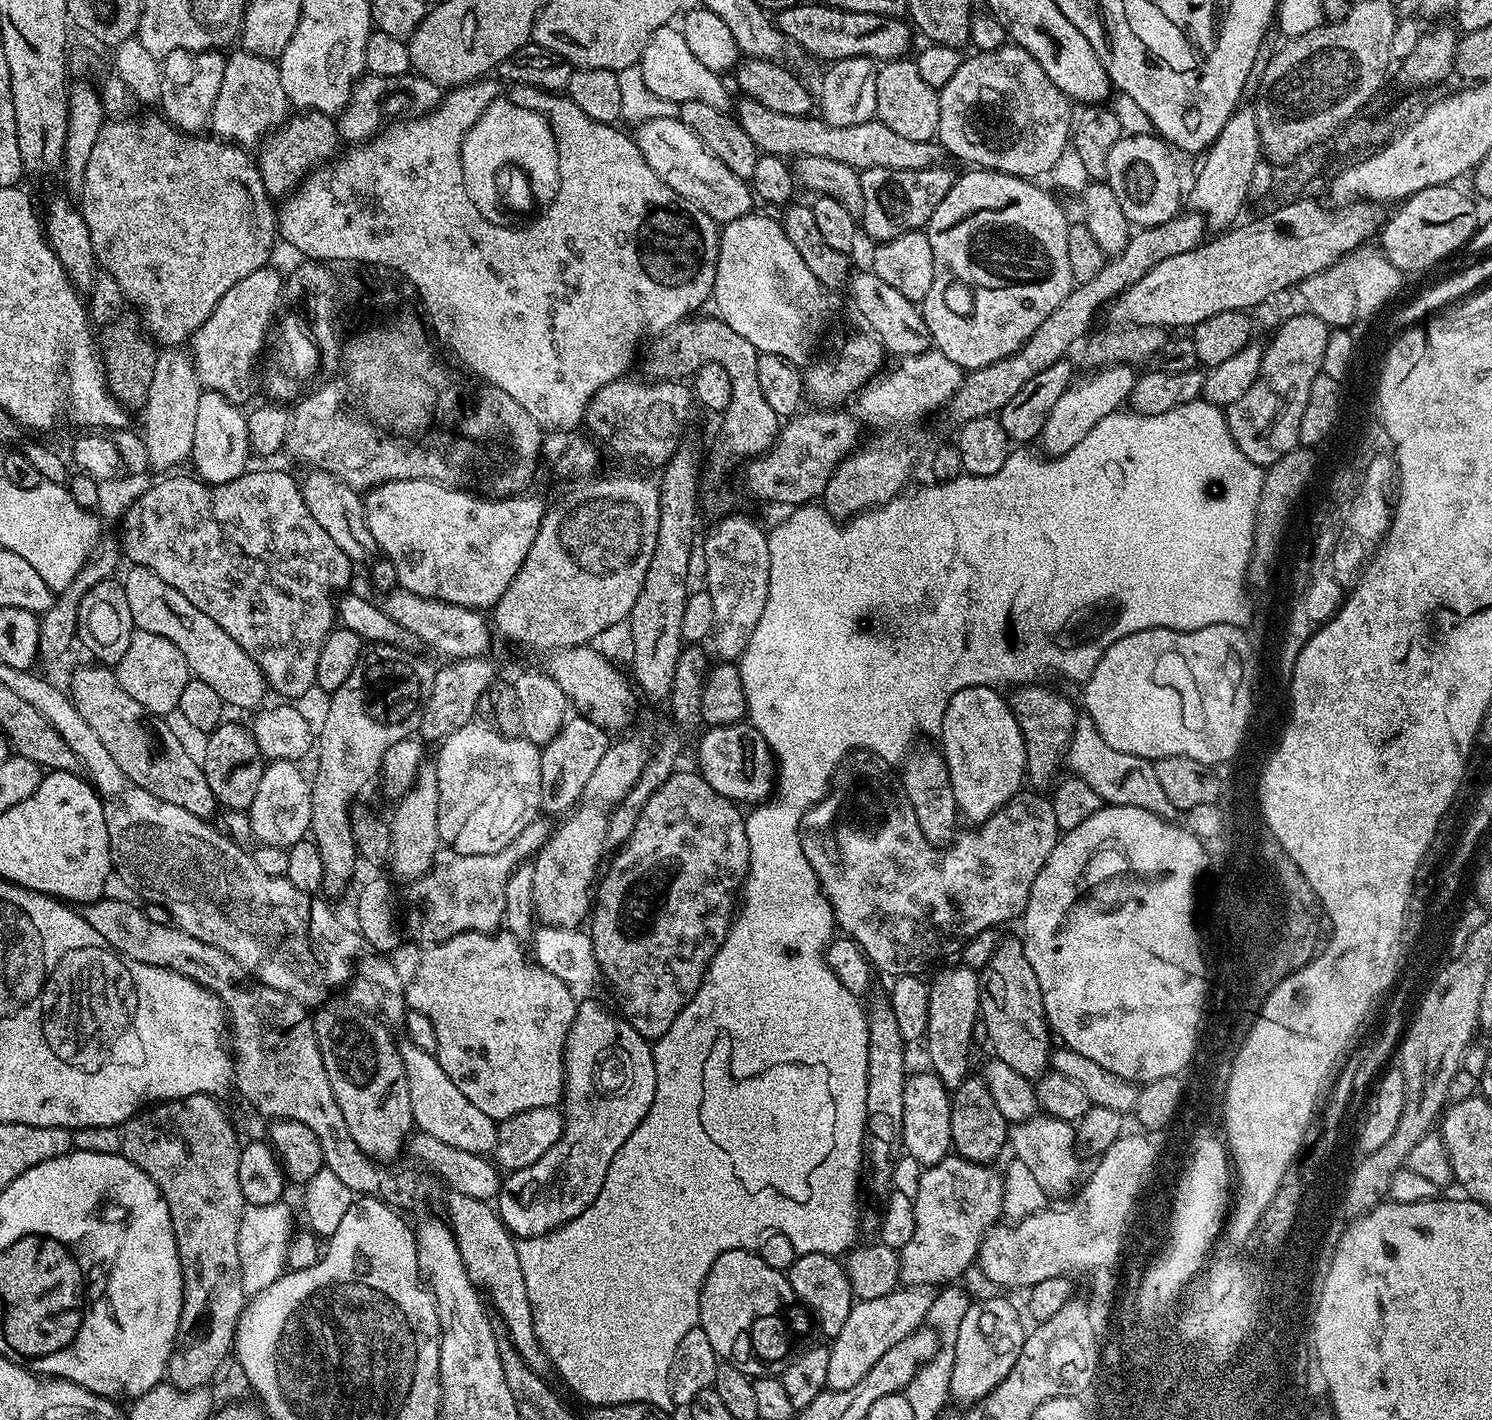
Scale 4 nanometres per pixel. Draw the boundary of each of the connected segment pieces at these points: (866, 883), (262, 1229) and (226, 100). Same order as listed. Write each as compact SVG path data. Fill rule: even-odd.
M871 755L849 759L837 771L828 795L804 813L802 843L806 858L832 903L839 931L859 944L877 973L885 972L888 978L895 978L919 973L924 956L956 952L959 932L964 938L971 938L1015 916L1023 917L1038 870L1046 866L1046 858L1050 858L1050 850L1054 850L1062 831L1055 821L1051 799L1036 790L1021 790L989 820L970 830L974 832L961 831L951 846L941 850L924 836L911 806L905 807L904 816L896 816L899 795L884 792L880 796L880 779L887 772L889 765Z
M285 1201L245 1207L238 1228L238 1262L241 1267L242 1290L246 1296L256 1296L283 1275L293 1236L292 1210Z
M236 50L233 56L225 59L222 90L218 90L210 121L211 131L219 139L241 146L259 145L266 133L275 129L289 112L288 95L286 90L282 90L280 69L273 61L243 50Z

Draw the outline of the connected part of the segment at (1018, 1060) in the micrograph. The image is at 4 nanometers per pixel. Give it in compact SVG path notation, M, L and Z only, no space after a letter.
M1001 939L989 964L978 972L980 977L980 1015L989 1028L988 1044L993 1048L995 1059L1006 1062L1010 1070L1018 1070L1027 1080L1035 1081L1049 1071L1054 1051L1053 1033L1050 1031L1048 1018L1044 1014L1042 1002L1042 986L1038 986L1038 974L1034 974L1034 966L1030 966L1030 958L1026 958L1023 939Z

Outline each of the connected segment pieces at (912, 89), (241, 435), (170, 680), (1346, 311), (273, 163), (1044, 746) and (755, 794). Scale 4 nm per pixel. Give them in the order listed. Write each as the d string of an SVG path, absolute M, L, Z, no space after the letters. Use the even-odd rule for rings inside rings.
M915 59L886 60L877 70L877 108L875 119L881 120L894 134L914 142L935 141L938 130L940 93L919 73Z
M201 391L198 398L198 414L194 418L194 446L190 464L193 464L195 475L203 480L205 484L225 484L234 478L238 478L249 467L248 456L250 449L248 446L248 417L242 411L236 409L237 405L231 400L227 400L220 392Z
M140 629L133 631L131 644L114 671L126 694L141 703L152 715L159 716L168 716L168 713L177 711L182 690L185 690L190 679L188 663L186 658L182 658L182 650L178 650L178 646L174 646L174 642L168 638Z
M1361 246L1347 252L1326 270L1306 278L1298 286L1298 293L1304 299L1303 307L1322 318L1329 329L1351 329L1352 324L1368 322L1368 314L1396 288L1398 272L1383 252L1372 246Z
M311 110L289 115L263 141L259 149L261 150L260 156L258 155L260 177L269 196L283 198L289 195L313 168L333 159L338 152L336 140L338 141L338 124L331 115Z
M1040 682L1022 684L1013 687L1010 692L1012 712L1021 727L1025 750L1028 752L1027 779L1036 790L1051 789L1054 781L1061 775L1060 764L1062 768L1062 761L1072 742L1072 731L1076 729L1078 719L1078 708L1076 712L1075 706L1062 693L1055 692L1052 688L1043 688L1044 686Z
M751 723L714 724L703 729L698 771L718 794L741 805L755 806L773 795L778 780L778 765L766 738Z

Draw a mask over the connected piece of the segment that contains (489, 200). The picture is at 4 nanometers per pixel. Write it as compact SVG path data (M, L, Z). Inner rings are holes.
M495 97L489 101L489 106L476 119L475 125L463 138L462 178L466 194L474 202L483 216L489 217L497 202L500 202L500 182L496 178L494 154L497 162L510 163L526 173L535 203L547 206L557 196L561 185L559 173L557 140L551 121L543 113L530 108L526 104L518 106L512 101Z

